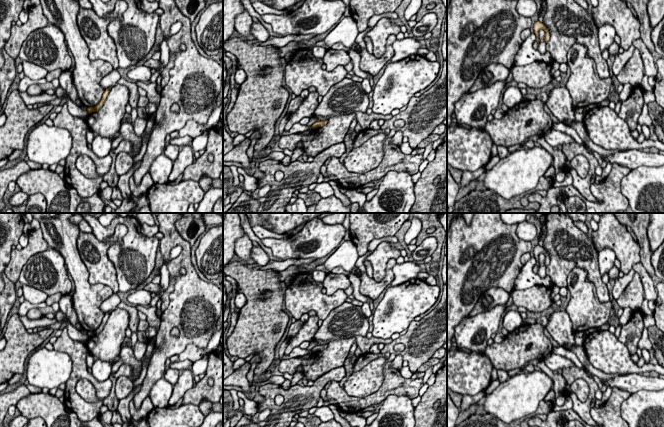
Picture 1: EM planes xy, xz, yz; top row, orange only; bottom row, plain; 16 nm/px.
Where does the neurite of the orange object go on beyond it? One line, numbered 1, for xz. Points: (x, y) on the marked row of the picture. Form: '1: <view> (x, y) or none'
1: none

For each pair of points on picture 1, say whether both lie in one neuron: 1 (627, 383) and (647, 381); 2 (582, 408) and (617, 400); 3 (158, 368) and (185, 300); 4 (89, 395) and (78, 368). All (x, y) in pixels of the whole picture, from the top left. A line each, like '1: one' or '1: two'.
1: one
2: two
3: one
4: two

